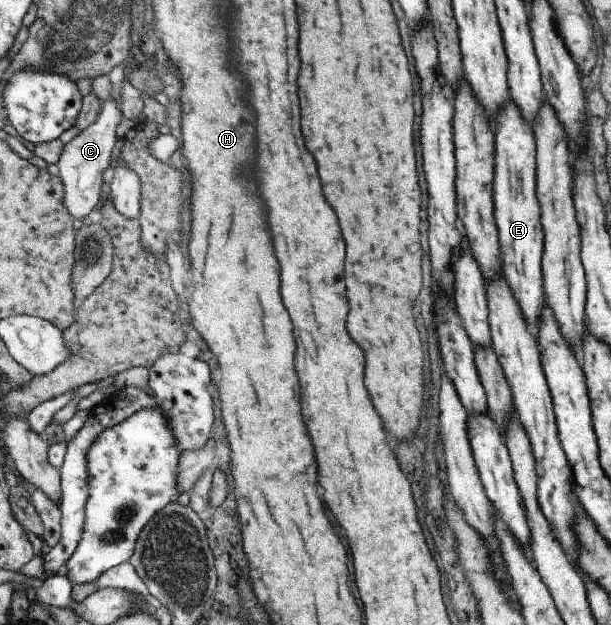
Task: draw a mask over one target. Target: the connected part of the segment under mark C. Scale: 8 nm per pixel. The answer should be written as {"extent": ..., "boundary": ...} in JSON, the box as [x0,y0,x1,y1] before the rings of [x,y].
{"extent":[58,98,122,219],"boundary":[[[113,98],[101,102],[101,109],[97,118],[86,129],[79,131],[68,143],[62,146],[58,161],[59,180],[63,185],[62,201],[66,211],[73,219],[82,219],[84,216],[92,216],[92,208],[100,196],[100,185],[102,185],[102,171],[114,163],[118,139],[115,129],[122,114],[120,113],[120,100],[116,102]]]}

